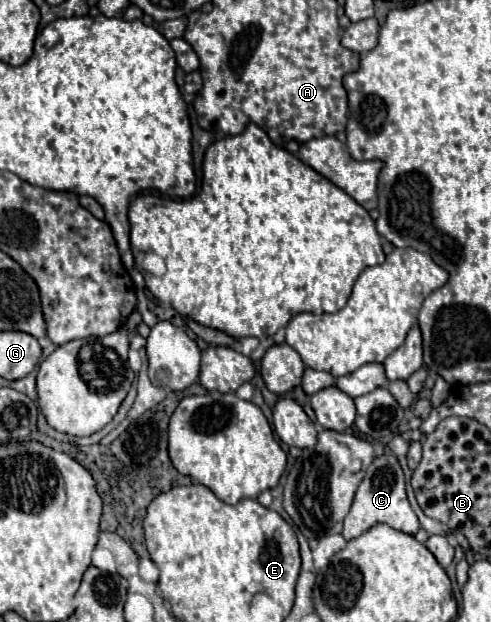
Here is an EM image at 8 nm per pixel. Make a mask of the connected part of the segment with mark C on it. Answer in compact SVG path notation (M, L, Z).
M394 455L376 457L372 461L372 465L368 467L366 477L360 483L360 487L356 491L356 497L354 497L354 503L352 503L346 519L344 519L342 535L344 535L346 541L354 539L354 537L360 537L364 531L368 531L376 523L388 523L392 529L402 531L402 533L410 533L410 535L414 535L420 529L418 517L416 517L416 513L412 511L412 507L406 499L402 467L400 467L400 463Z

